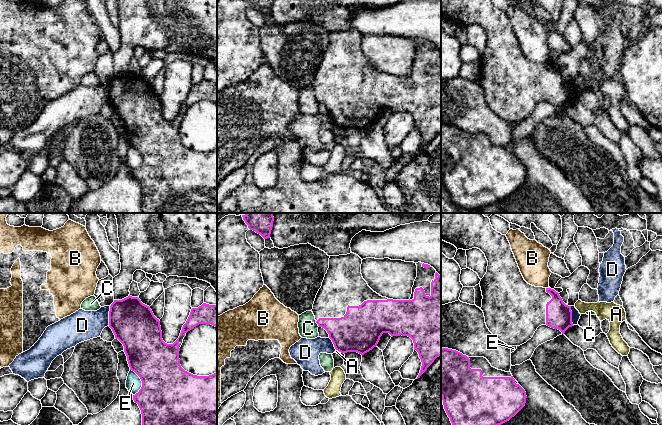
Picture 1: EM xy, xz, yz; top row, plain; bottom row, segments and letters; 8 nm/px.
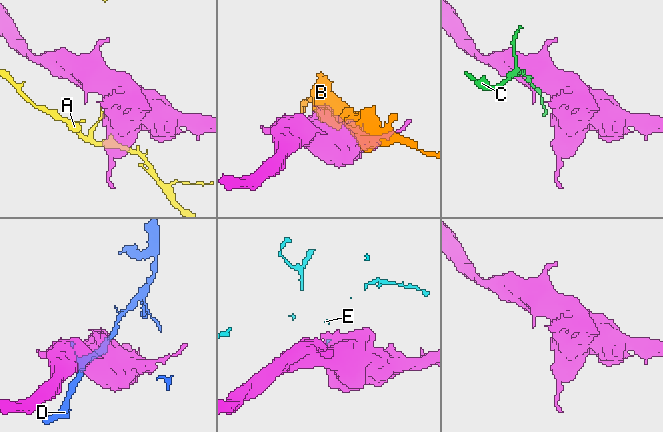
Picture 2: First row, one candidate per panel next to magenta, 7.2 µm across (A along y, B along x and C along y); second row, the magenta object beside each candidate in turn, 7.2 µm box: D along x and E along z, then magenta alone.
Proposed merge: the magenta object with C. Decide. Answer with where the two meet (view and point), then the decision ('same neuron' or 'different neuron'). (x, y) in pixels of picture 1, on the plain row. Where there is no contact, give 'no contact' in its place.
xz (317, 99) | different neuron

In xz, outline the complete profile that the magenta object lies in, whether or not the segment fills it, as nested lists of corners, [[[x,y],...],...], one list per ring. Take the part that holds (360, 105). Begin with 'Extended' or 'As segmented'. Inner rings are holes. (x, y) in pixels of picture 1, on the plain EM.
Extended. [[[354,29],[330,32],[329,44],[313,80],[316,99],[327,107],[335,125],[344,130],[357,128],[364,131],[377,122],[383,109],[389,109],[392,113],[410,113],[422,138],[417,155],[420,154],[434,136],[441,132],[441,52],[430,41],[418,38],[410,75],[393,76],[380,72],[368,62],[361,50],[361,40],[362,35]]]

